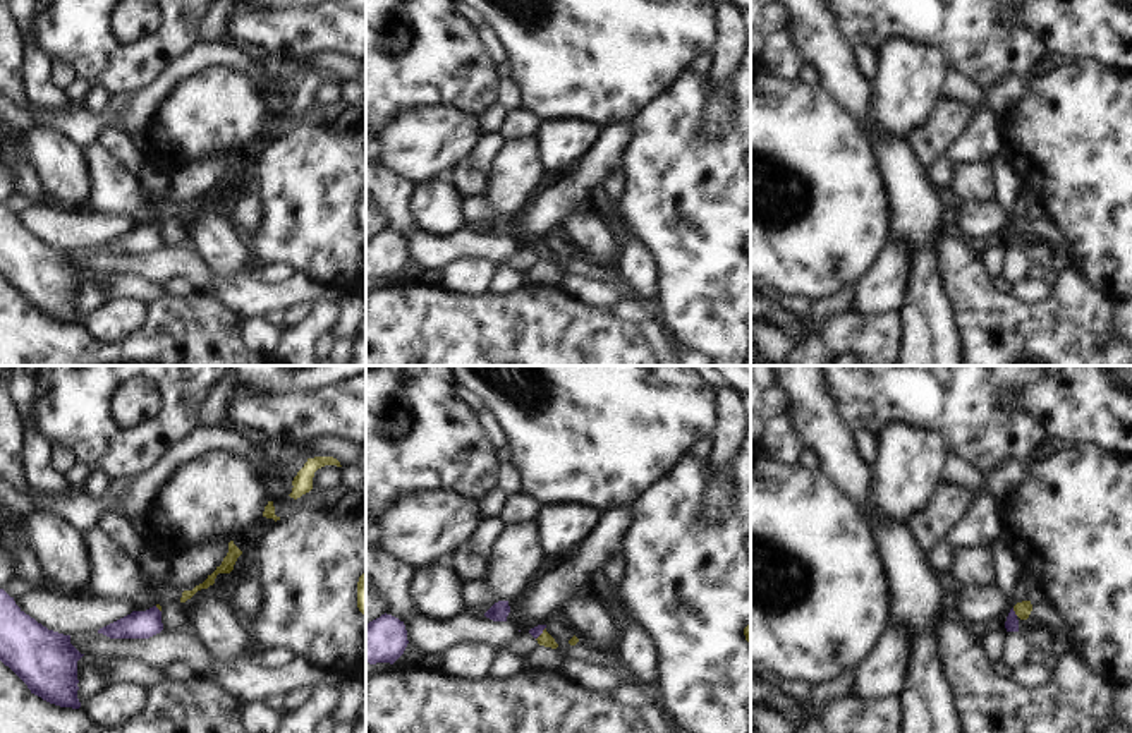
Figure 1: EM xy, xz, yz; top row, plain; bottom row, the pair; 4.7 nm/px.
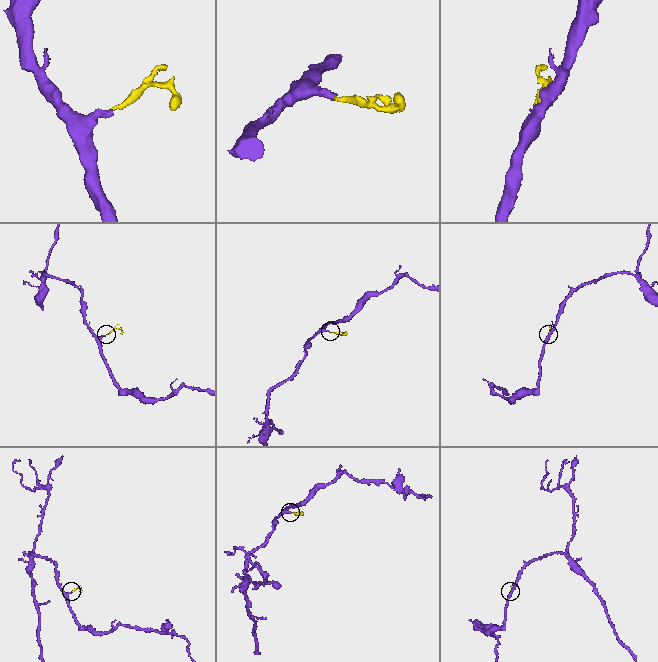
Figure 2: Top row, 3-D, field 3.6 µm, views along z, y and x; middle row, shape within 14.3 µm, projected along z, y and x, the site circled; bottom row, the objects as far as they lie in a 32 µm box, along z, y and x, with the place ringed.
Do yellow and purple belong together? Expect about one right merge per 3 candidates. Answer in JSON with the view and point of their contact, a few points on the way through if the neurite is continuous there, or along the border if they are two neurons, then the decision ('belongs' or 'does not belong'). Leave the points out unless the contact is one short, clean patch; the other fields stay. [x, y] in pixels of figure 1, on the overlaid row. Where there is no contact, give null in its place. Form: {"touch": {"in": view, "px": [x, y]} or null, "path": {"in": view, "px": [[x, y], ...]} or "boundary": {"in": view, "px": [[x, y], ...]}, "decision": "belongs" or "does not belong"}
{"touch": {"in": "yz", "px": [1014, 610]}, "path": {"in": "yz", "px": [[1022, 610], [1014, 610], [1012, 623]]}, "decision": "belongs"}

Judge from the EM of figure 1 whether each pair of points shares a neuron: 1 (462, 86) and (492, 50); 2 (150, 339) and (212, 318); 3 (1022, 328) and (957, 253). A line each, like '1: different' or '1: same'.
1: different
2: same
3: same

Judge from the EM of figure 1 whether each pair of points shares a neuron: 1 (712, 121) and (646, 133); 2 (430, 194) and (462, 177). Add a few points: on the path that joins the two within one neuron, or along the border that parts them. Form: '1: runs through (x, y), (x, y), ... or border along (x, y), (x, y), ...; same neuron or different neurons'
1: border along (710, 83), (703, 131), (720, 138); different neurons
2: border along (444, 175), (464, 196); different neurons

